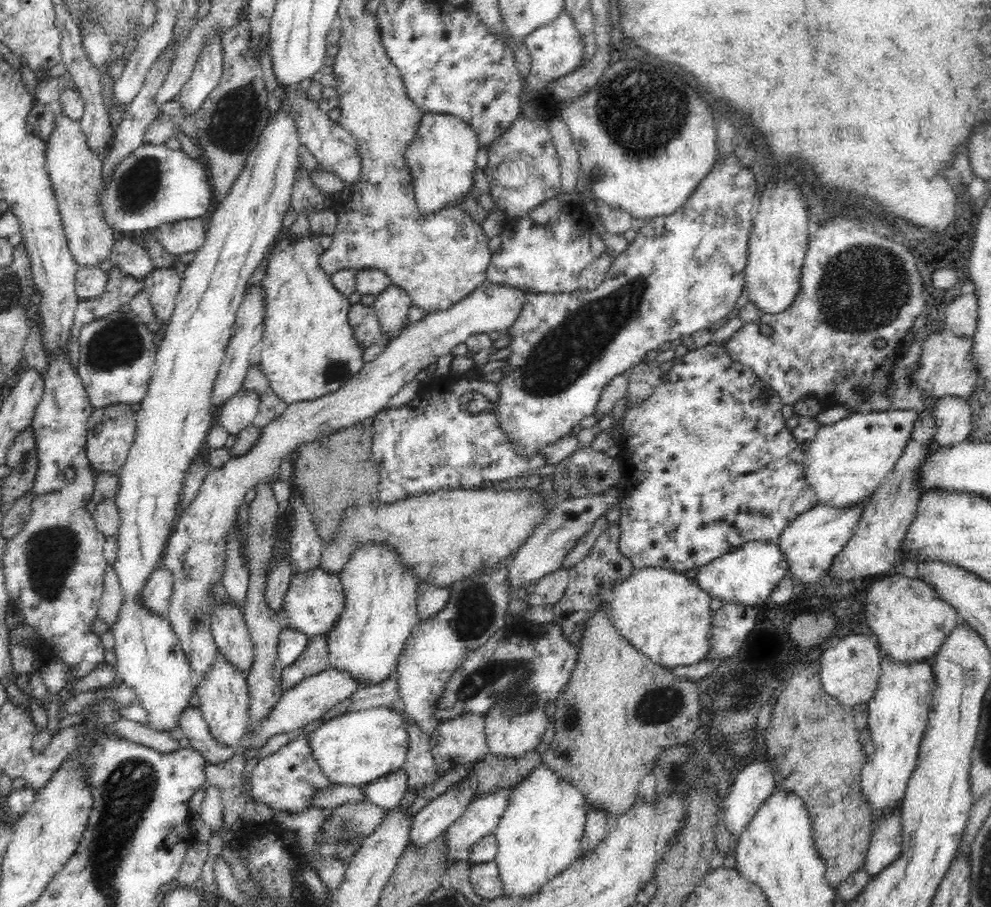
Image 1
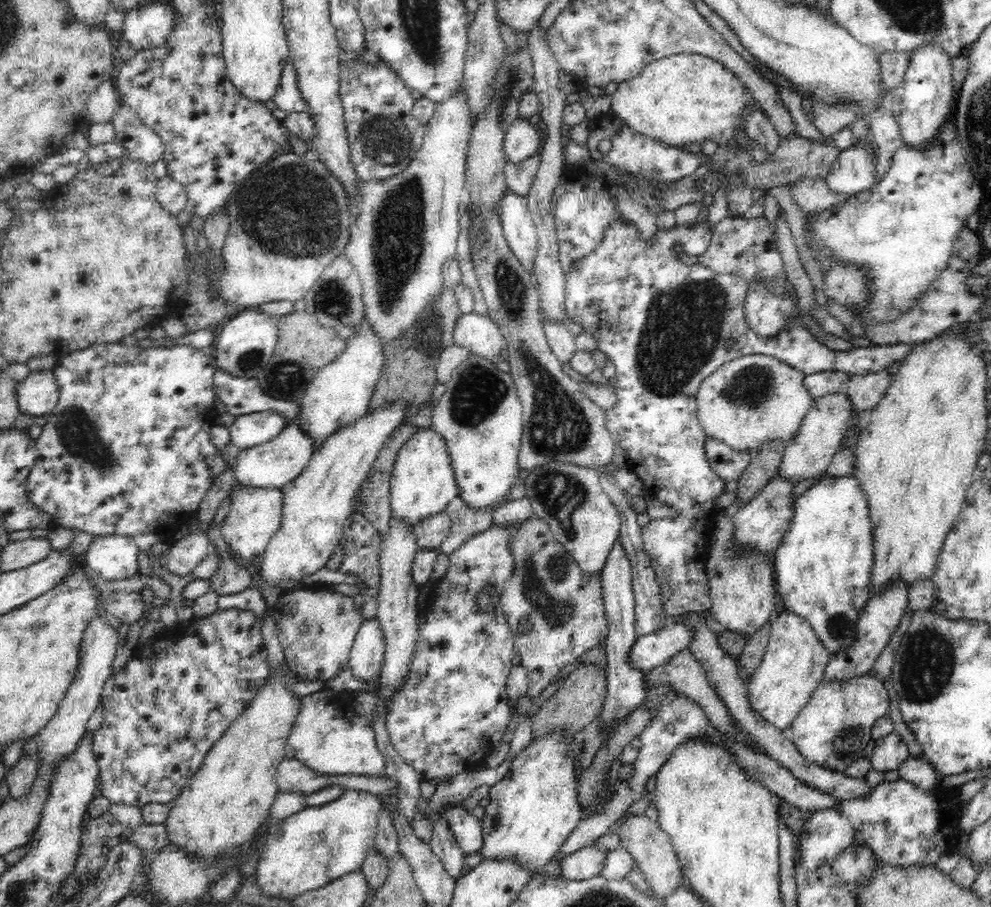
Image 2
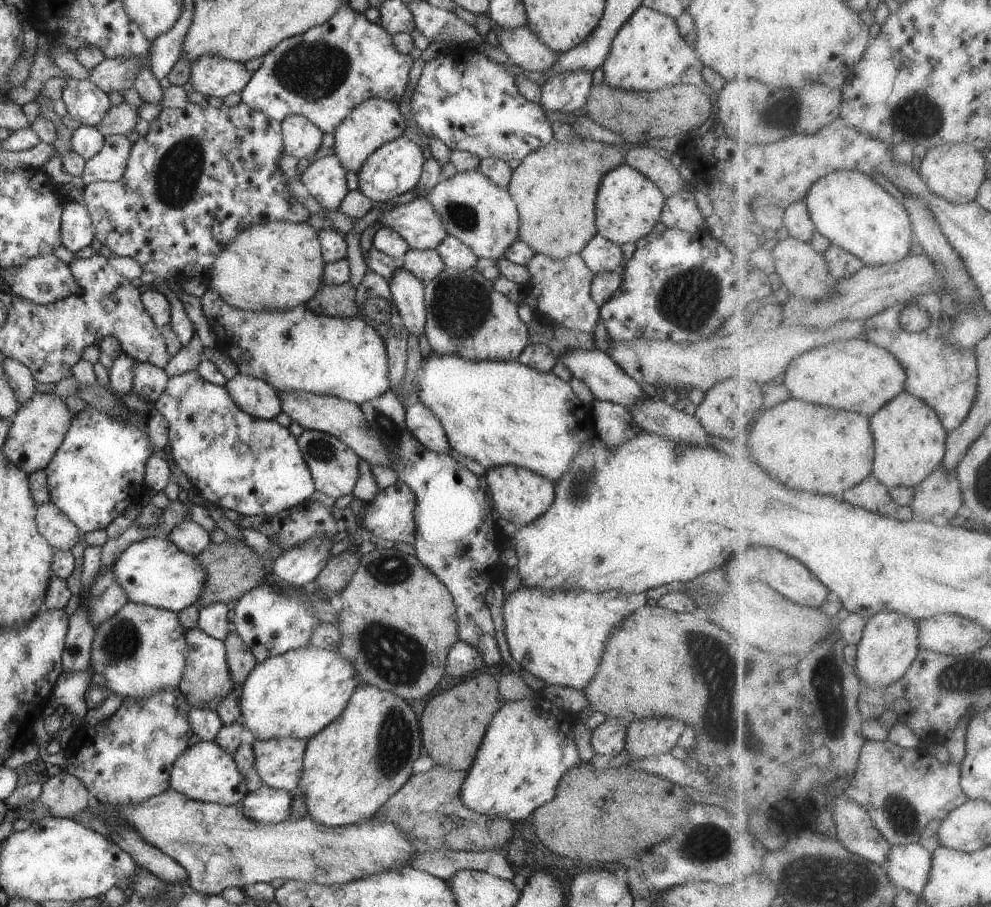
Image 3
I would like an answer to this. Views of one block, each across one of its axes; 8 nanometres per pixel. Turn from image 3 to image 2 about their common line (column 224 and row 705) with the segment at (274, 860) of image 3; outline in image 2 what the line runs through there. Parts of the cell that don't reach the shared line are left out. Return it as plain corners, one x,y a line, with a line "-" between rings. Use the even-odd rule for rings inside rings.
858,675
842,680
823,680
812,692
810,700
802,708
788,731
798,752
811,762
826,769
842,772
851,766
856,758
870,756
870,748
874,748
871,736
873,725
890,712
890,697
884,683
870,675

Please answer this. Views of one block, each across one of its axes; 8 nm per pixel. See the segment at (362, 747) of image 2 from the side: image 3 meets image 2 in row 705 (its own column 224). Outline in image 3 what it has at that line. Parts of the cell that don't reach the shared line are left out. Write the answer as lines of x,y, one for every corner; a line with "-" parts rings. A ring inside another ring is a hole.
211,289
201,298
204,316
208,319
212,334
216,335
216,347
236,363
238,373
262,380
278,392
290,390
329,395
358,406
391,391
386,346
373,326
358,316
338,319
316,315
304,305
288,311
244,311
223,302

